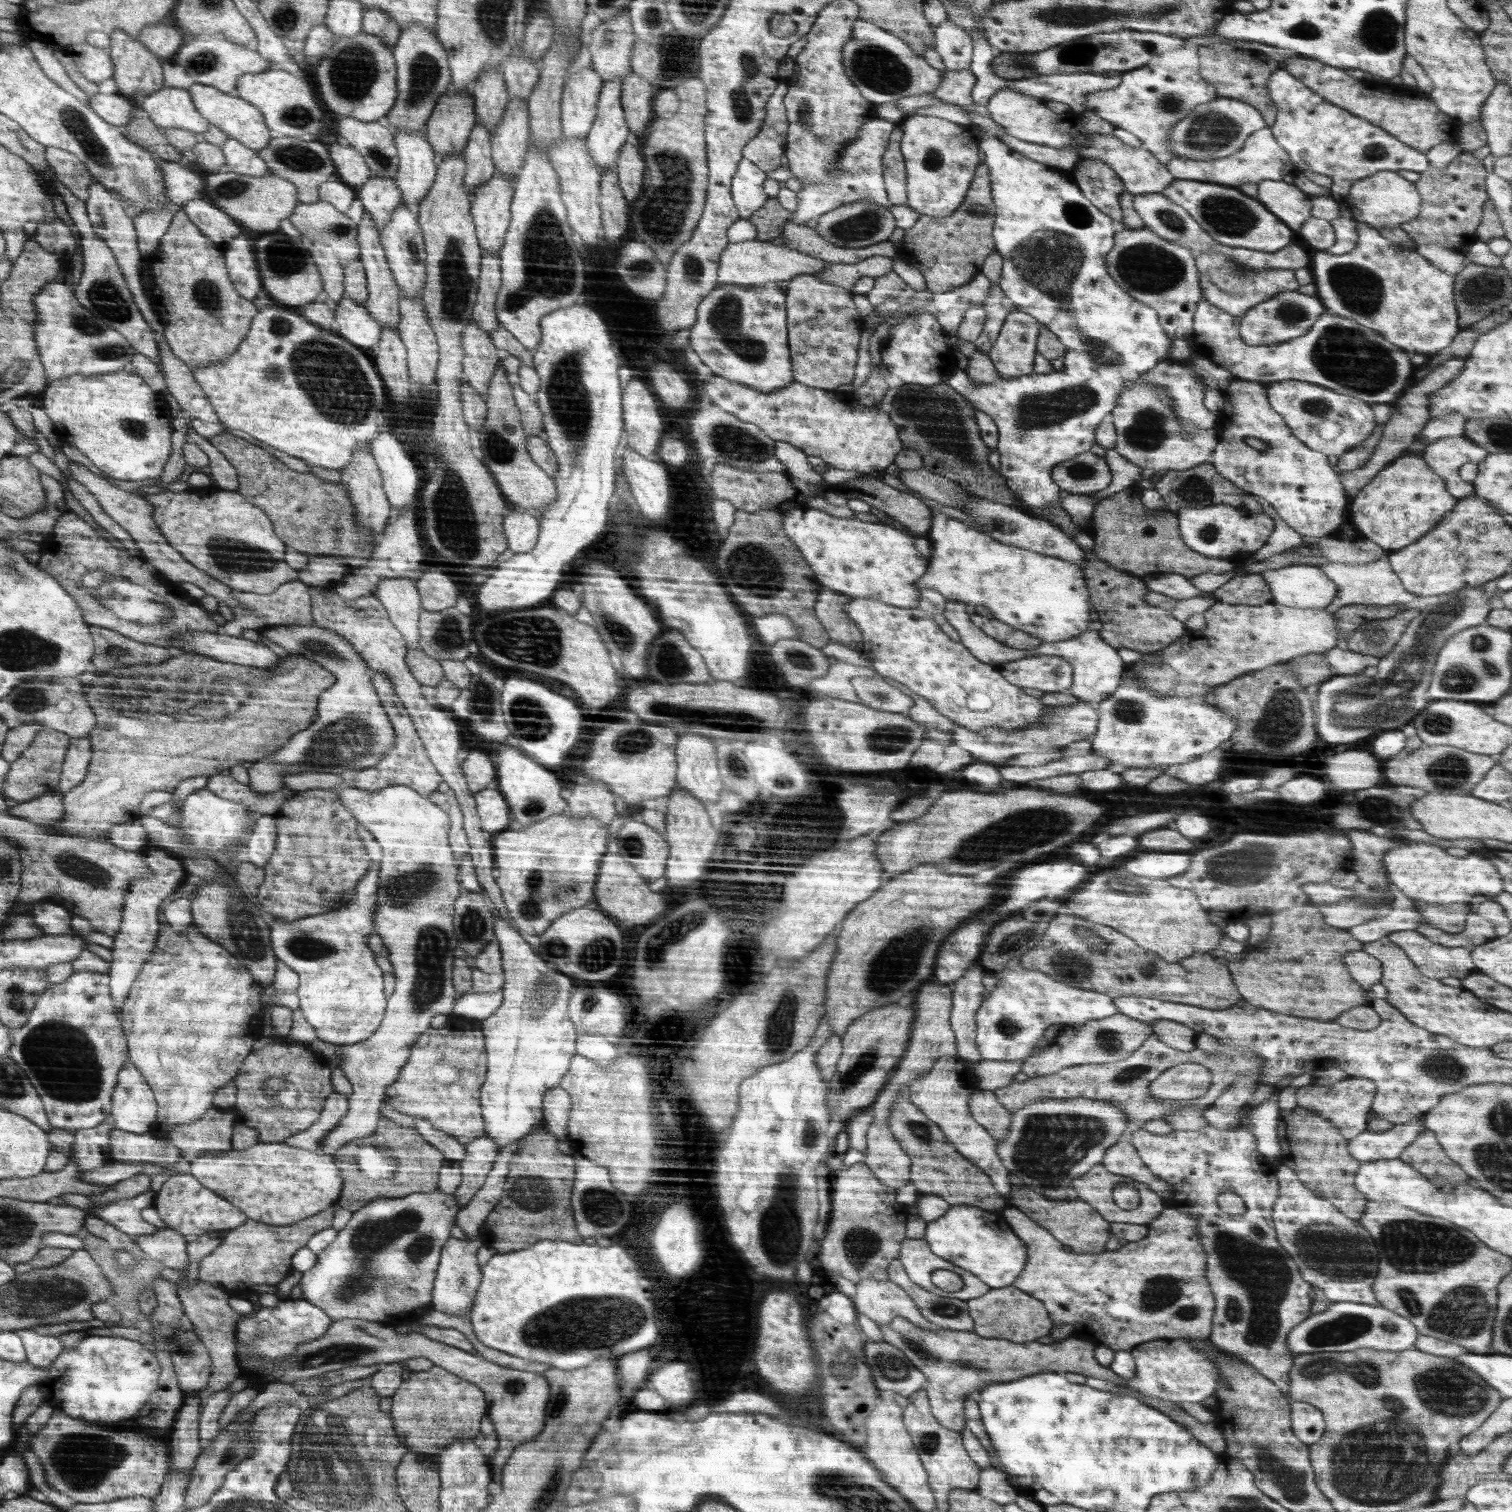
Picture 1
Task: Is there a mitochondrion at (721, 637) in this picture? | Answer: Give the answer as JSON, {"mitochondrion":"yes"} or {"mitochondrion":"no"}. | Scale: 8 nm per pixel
{"mitochondrion":"no"}

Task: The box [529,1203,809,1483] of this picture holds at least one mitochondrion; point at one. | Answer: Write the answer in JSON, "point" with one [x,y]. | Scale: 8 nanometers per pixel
{"point":[561,1397]}

